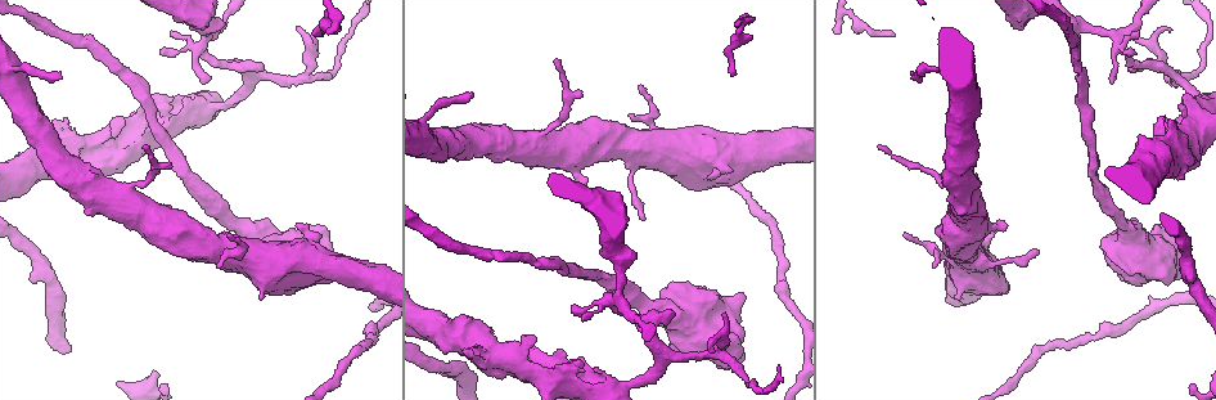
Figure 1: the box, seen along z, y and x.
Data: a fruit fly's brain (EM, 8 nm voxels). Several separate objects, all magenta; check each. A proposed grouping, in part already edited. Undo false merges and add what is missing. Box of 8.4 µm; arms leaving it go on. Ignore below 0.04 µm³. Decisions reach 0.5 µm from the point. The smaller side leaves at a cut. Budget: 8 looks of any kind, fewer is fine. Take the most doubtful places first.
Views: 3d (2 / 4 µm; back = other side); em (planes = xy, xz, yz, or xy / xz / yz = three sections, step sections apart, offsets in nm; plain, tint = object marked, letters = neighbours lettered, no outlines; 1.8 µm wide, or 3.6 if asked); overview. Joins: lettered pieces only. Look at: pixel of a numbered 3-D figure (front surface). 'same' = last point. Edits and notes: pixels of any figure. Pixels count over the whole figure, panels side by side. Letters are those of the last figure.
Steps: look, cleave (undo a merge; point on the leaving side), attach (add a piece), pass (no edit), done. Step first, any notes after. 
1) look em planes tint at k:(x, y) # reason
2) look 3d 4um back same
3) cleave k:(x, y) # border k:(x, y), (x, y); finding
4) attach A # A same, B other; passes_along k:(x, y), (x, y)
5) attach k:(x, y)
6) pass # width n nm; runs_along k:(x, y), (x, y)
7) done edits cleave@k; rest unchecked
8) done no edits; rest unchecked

look 3d 4um at 1:(1034, 250) # free end

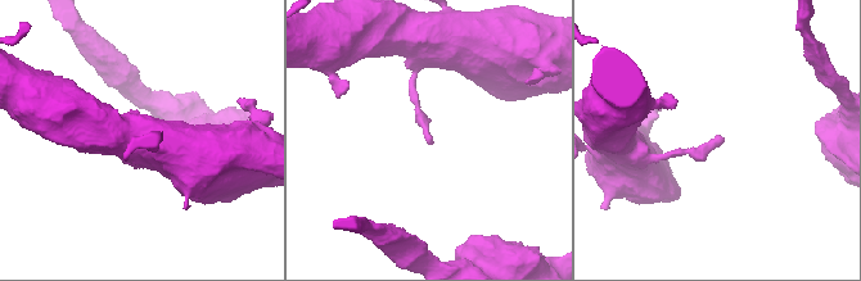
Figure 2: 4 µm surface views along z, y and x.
look em xy step 4 letters at 2:(719, 137)

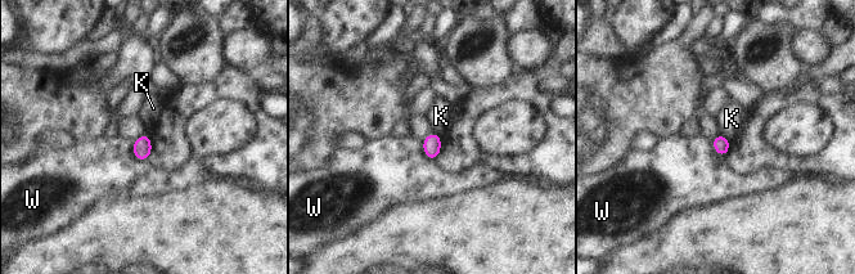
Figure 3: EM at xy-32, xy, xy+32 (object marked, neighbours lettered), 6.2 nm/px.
pass # width 100 nm; K other, W other; border 3:(721, 133), (729, 142); none of them fits

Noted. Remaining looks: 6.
look em planes letters at 1:(911, 73) # tapers out

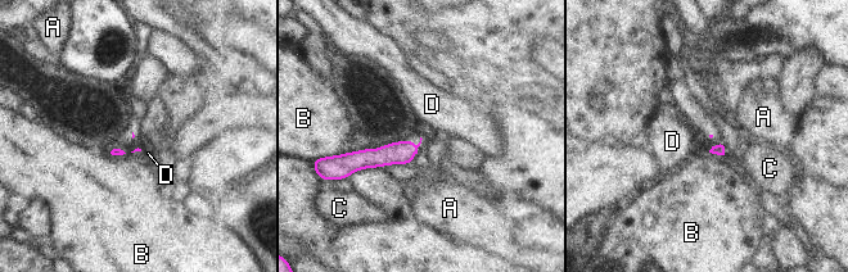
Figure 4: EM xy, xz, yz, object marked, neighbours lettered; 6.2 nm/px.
pass # A other, B other, C other, D other; border 4:(708, 152), (724, 155); none of them fits

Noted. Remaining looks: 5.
look em planes plain at 1:(209, 36) # three arms meet

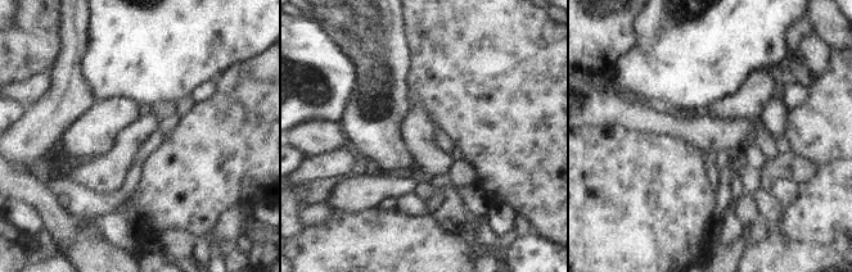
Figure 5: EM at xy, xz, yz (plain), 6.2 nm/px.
look em planes letters same # what lies round it

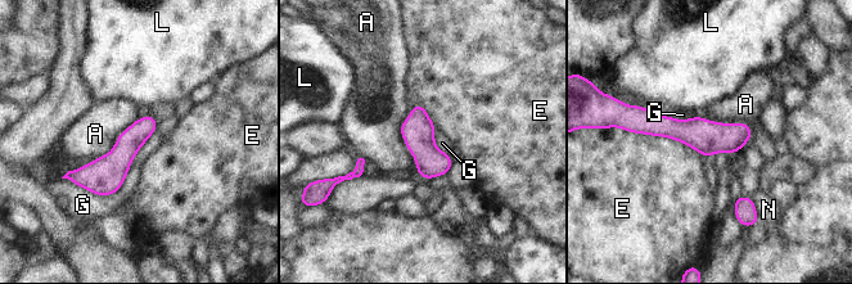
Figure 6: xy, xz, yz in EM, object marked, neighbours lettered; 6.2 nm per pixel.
pass # A other, E other, G other, L other, N other; continuous, no second cell

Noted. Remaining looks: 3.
done no edits; rest unchecked

